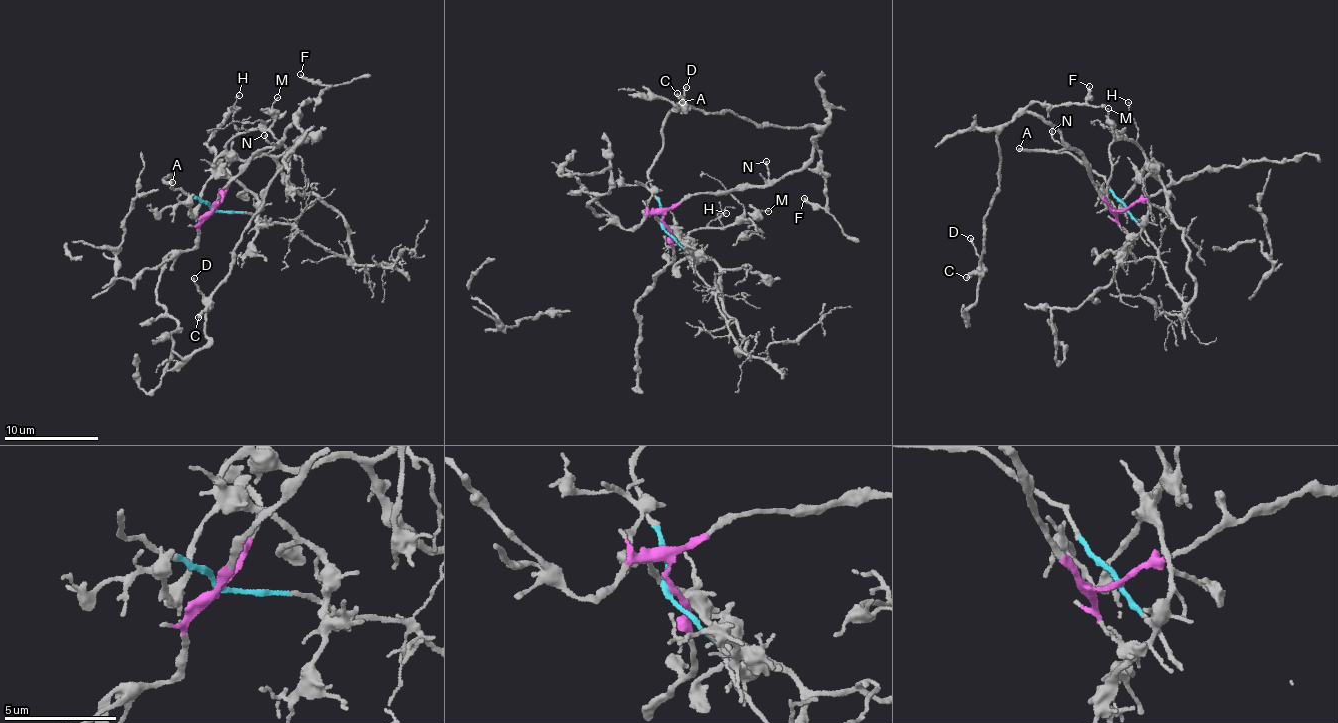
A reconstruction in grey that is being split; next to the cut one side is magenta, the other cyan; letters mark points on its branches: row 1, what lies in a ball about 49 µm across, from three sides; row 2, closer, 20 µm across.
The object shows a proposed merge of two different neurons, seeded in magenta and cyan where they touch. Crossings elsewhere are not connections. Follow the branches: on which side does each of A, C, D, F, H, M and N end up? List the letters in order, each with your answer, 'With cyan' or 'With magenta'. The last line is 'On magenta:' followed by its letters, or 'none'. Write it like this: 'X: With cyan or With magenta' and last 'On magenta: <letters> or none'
A: With cyan
C: With magenta
D: With magenta
F: With magenta
H: With cyan
M: With cyan
N: With magenta
On magenta: C, D, F, N

